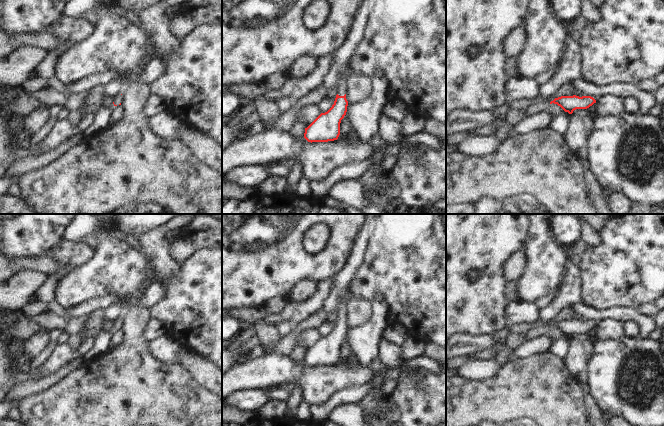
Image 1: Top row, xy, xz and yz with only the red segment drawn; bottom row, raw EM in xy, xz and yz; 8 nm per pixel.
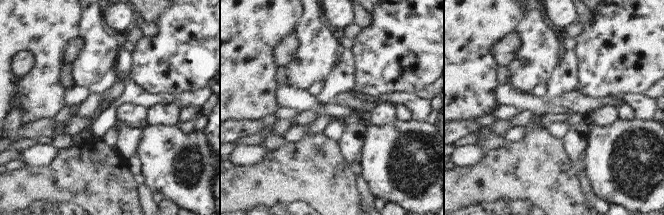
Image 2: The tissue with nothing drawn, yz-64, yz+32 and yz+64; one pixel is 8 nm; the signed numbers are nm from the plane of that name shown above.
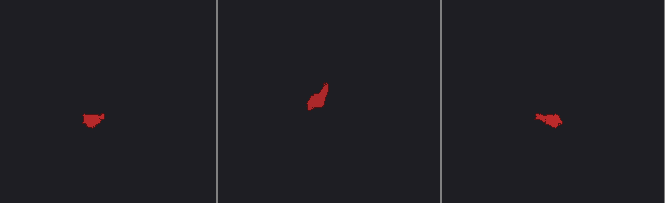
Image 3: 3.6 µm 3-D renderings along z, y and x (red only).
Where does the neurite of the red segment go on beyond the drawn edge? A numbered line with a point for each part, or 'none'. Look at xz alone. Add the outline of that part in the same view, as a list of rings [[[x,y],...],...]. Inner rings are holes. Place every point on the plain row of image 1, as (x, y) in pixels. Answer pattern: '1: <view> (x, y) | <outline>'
1: xz (343, 304) | [[[347,288],[342,289],[339,297],[338,297],[338,301],[340,302],[340,306],[338,307],[338,316],[337,318],[339,320],[344,320],[346,318],[346,307],[347,307],[347,302],[348,301],[344,301],[342,298],[344,296],[344,294],[346,293]]]

